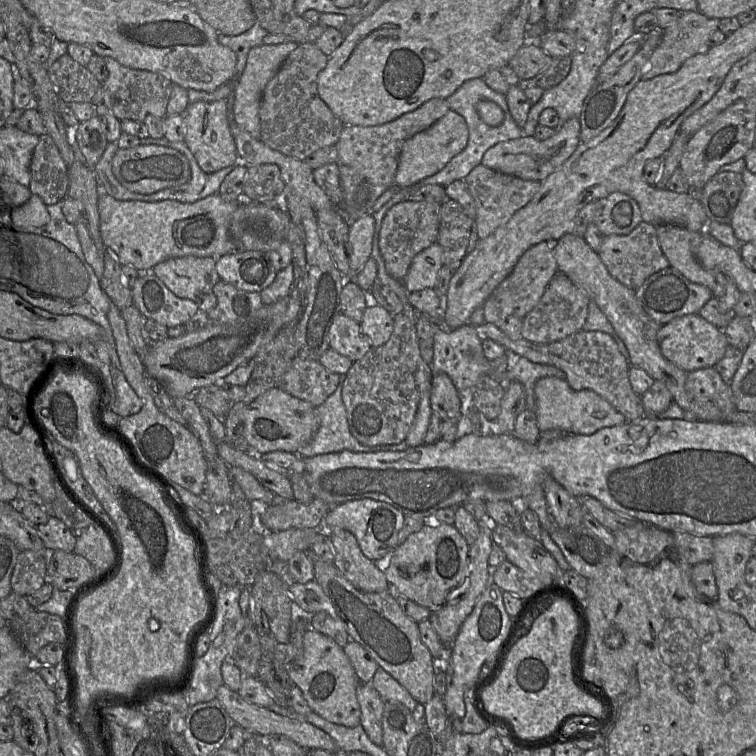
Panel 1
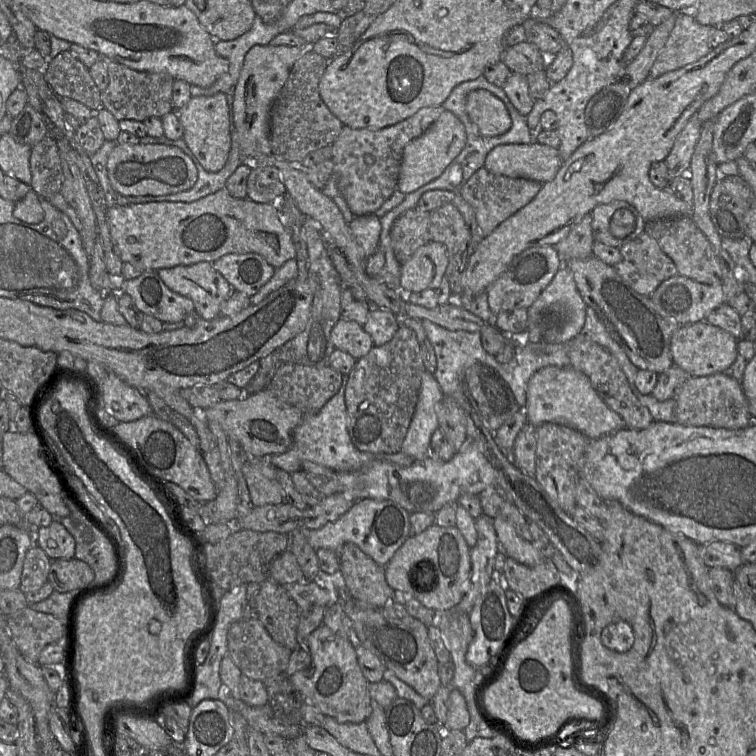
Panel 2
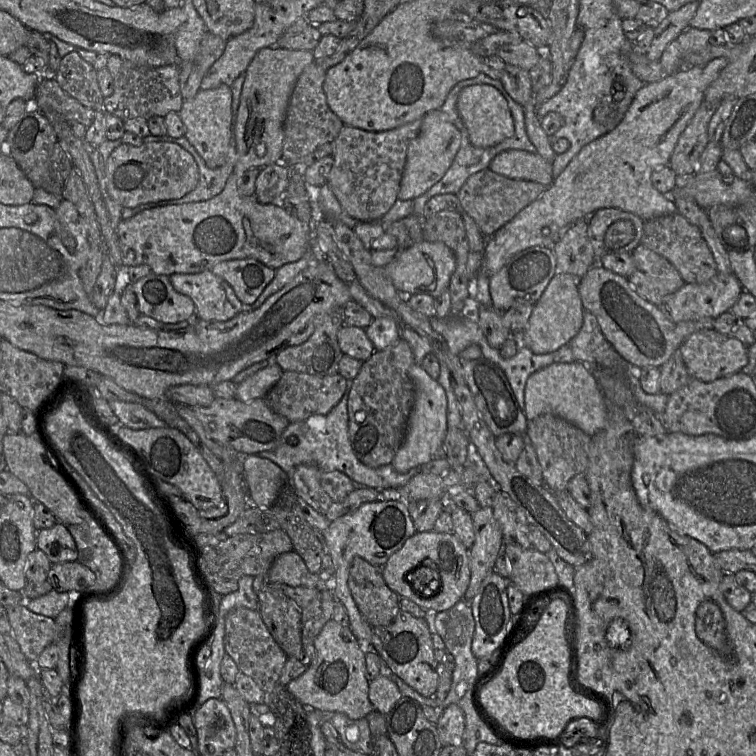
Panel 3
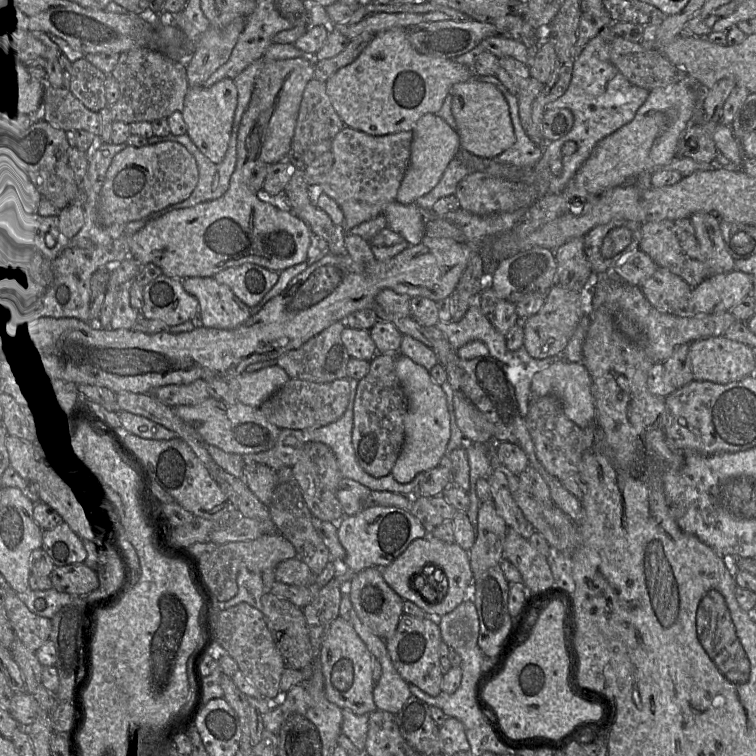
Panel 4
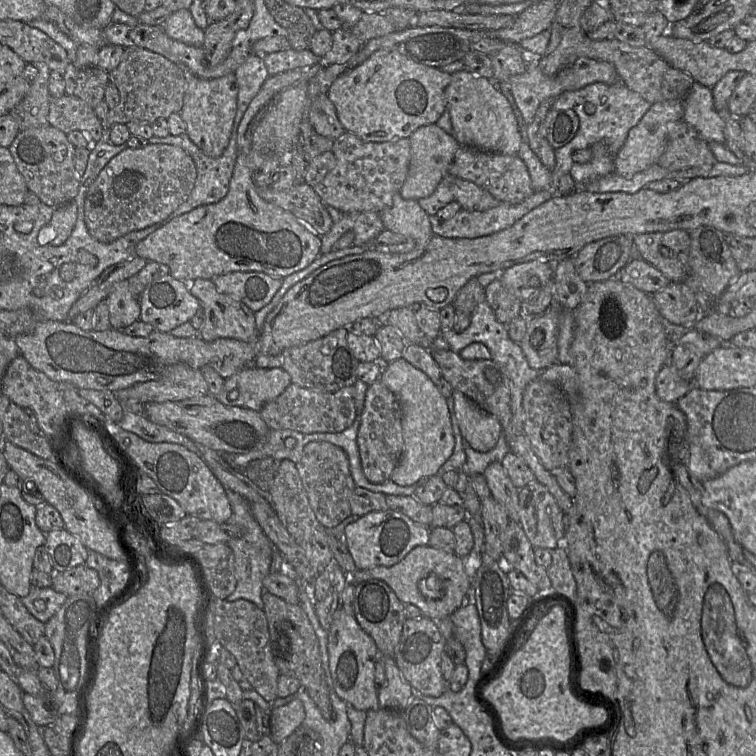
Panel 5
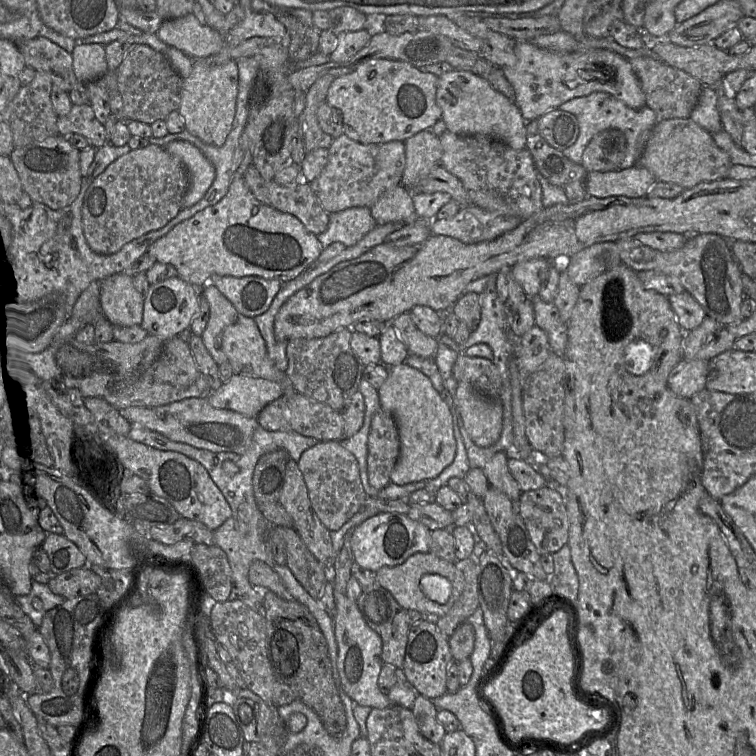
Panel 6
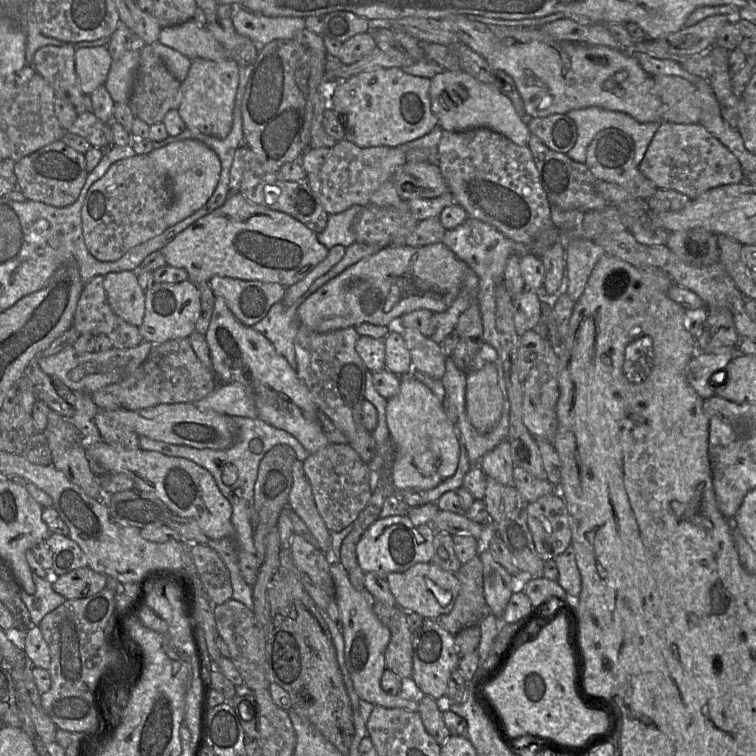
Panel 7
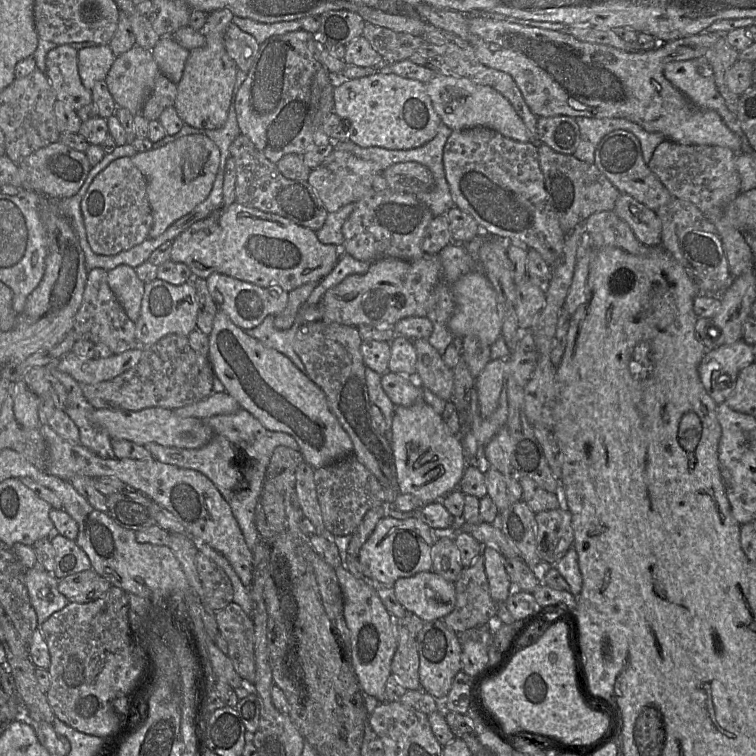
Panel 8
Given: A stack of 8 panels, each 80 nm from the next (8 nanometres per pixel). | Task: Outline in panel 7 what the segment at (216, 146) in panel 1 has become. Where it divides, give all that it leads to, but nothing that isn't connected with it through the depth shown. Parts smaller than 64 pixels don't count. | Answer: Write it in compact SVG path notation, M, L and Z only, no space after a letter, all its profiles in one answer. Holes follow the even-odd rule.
M193 59L188 75L181 84L181 102L177 109L186 127L218 139L227 137L233 125L238 83L239 65L233 59Z

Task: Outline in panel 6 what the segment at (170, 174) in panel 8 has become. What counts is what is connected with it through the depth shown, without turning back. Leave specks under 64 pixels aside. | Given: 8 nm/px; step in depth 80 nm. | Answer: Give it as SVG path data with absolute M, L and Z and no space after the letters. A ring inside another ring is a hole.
M173 141L164 147L168 153L178 157L184 164L189 186L182 200L182 209L199 202L211 187L216 173L213 164L196 146L187 141Z

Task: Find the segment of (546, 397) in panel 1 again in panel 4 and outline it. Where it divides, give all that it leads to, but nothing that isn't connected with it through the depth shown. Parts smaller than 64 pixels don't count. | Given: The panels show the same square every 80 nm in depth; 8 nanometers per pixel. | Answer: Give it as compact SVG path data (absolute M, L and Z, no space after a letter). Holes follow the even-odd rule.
M559 361L537 372L531 381L530 401L546 395L556 396L562 404L565 415L579 428L585 429L594 422L596 407L592 393L592 380L582 362Z

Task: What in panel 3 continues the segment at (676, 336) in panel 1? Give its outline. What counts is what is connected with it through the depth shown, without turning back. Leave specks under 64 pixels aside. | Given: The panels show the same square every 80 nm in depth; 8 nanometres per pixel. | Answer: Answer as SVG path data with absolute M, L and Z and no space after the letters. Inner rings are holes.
M704 329L690 335L679 347L684 363L693 378L711 382L742 371L748 363L745 344L737 338L722 334L716 329Z

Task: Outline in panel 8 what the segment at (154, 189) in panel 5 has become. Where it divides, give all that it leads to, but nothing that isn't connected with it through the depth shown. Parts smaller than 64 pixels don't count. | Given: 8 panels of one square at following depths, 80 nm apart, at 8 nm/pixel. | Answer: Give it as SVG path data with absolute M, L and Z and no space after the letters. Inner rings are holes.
M121 158L103 171L86 193L81 204L89 245L97 255L114 256L140 245L153 225L147 196L147 181L131 158Z

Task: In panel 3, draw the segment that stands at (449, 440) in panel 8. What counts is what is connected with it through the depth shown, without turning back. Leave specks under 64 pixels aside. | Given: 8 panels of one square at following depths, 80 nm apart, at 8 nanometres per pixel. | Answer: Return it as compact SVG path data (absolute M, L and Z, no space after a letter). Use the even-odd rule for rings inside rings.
M413 364L409 369L409 376L414 383L415 400L408 418L404 441L392 461L395 470L401 474L433 460L436 450L443 445L448 430L447 397L442 385L429 375L421 364Z

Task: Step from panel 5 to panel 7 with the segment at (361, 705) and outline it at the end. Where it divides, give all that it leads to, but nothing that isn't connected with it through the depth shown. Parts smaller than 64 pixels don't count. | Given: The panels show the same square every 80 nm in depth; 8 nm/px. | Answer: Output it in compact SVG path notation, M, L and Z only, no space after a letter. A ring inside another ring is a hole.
M330 557L330 572L334 582L335 600L339 607L339 625L344 638L344 659L351 677L353 687L361 700L385 708L404 708L409 711L418 710L418 697L412 692L400 692L397 695L386 693L381 687L381 677L386 670L385 651L390 641L391 633L373 610L374 597L366 590L355 589L350 580L349 572L340 562Z

